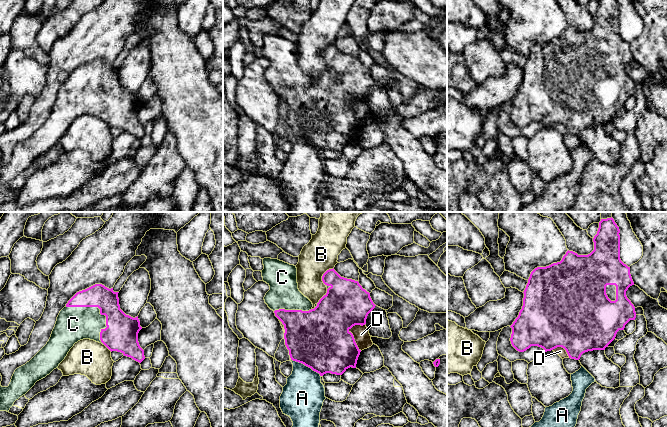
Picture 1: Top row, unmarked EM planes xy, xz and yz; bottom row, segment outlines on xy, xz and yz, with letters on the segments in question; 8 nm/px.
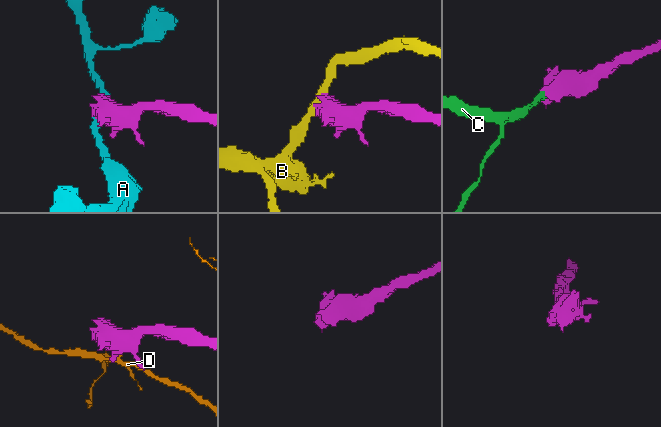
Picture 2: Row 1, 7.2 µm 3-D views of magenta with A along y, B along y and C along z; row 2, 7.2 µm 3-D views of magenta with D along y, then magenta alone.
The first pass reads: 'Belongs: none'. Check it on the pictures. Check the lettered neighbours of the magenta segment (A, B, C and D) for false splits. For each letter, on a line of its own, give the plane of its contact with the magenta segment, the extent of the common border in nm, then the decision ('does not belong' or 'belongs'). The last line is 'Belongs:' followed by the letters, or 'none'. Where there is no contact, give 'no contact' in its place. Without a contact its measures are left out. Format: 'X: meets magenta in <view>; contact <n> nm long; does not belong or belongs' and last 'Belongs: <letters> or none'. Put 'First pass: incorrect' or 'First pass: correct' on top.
First pass: incorrect
A: meets magenta in xz; contact 260 nm long; does not belong
B: meets magenta in xz; contact 170 nm long; does not belong
C: meets magenta in xy; contact 440 nm long; belongs
D: meets magenta in xz; contact 220 nm long; does not belong
Belongs: C

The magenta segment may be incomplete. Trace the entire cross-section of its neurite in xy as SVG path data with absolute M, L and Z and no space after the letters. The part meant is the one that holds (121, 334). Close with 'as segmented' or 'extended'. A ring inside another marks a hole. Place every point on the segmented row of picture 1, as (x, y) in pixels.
M102 284L77 292L60 311L47 344L29 362L15 370L8 387L0 385L0 411L9 412L14 402L25 395L37 381L58 368L70 349L80 340L90 339L102 343L111 352L121 352L141 363L145 359L144 350L138 342L138 333L142 327L138 316L133 318L120 309L118 293Z; extended

